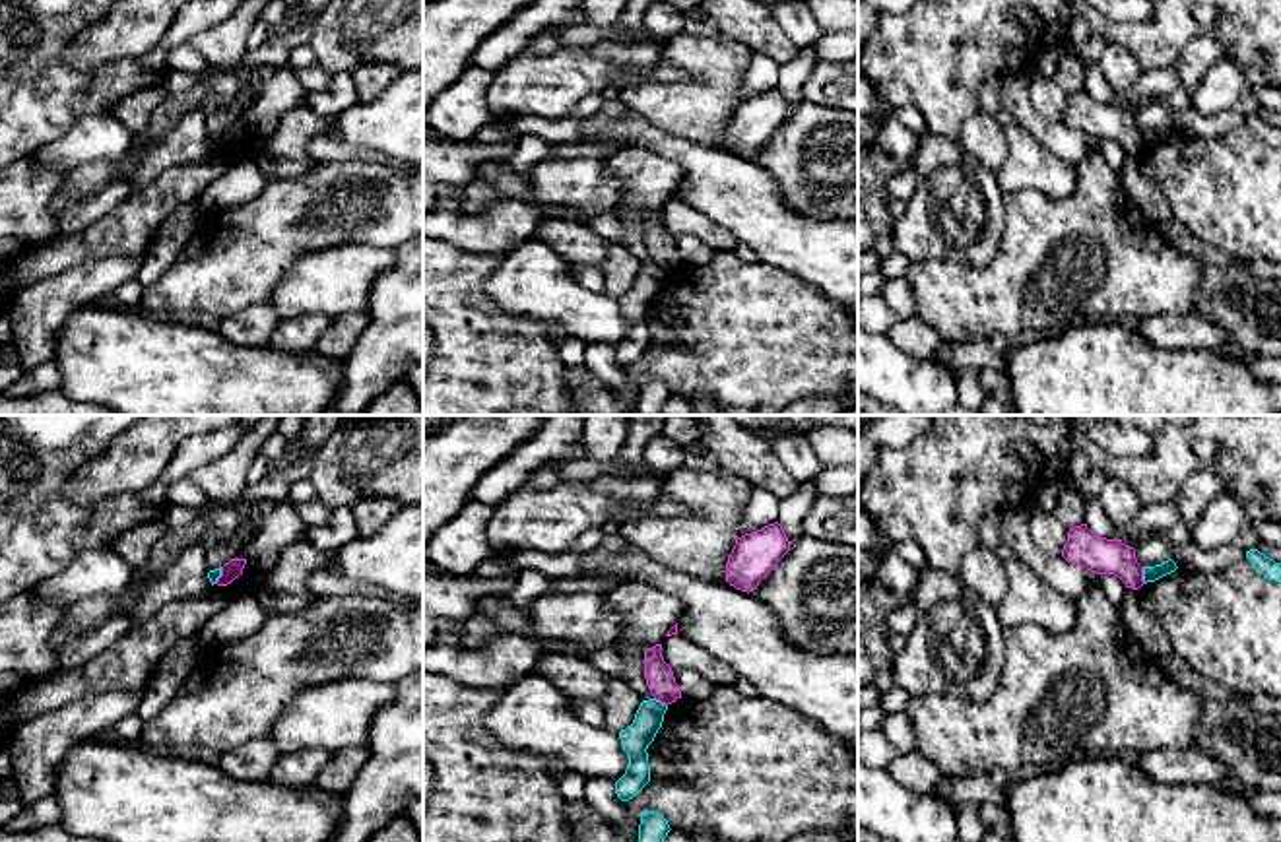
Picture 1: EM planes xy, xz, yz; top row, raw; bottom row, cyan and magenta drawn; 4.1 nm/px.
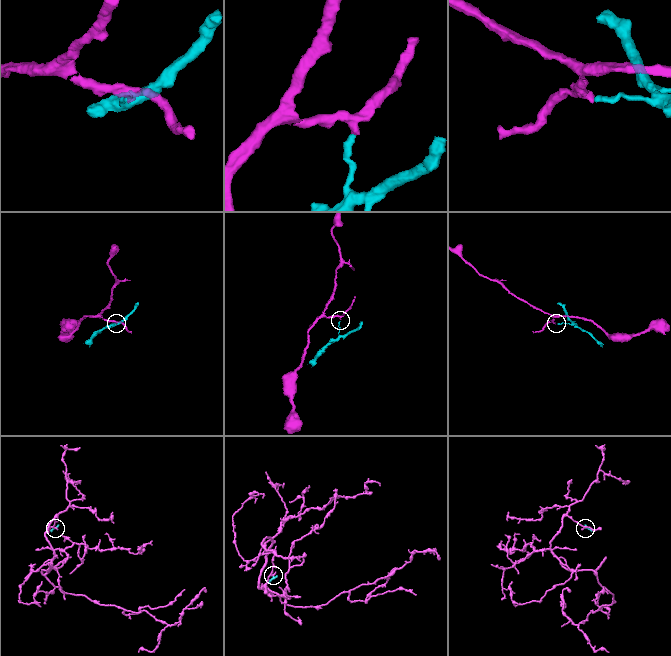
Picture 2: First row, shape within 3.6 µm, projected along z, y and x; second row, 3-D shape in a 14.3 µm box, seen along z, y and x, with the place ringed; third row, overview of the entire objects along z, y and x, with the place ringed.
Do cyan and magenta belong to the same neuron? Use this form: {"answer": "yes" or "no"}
{"answer": "no"}

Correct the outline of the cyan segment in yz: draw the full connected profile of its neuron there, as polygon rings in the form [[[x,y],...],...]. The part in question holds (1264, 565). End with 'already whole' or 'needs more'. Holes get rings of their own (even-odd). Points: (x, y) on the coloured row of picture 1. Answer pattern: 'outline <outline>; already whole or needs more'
outline [[[1258,549],[1246,551],[1246,559],[1260,574],[1264,574],[1269,580],[1281,582],[1281,563],[1275,563]]]; already whole

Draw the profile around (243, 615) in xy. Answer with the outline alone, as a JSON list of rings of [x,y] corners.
[[[237,594],[223,609],[208,619],[198,636],[208,646],[227,646],[254,634],[266,615],[252,596]]]

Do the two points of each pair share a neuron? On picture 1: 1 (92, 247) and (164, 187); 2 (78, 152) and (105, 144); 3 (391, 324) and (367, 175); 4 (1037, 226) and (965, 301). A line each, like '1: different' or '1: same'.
1: same
2: same
3: different
4: same

